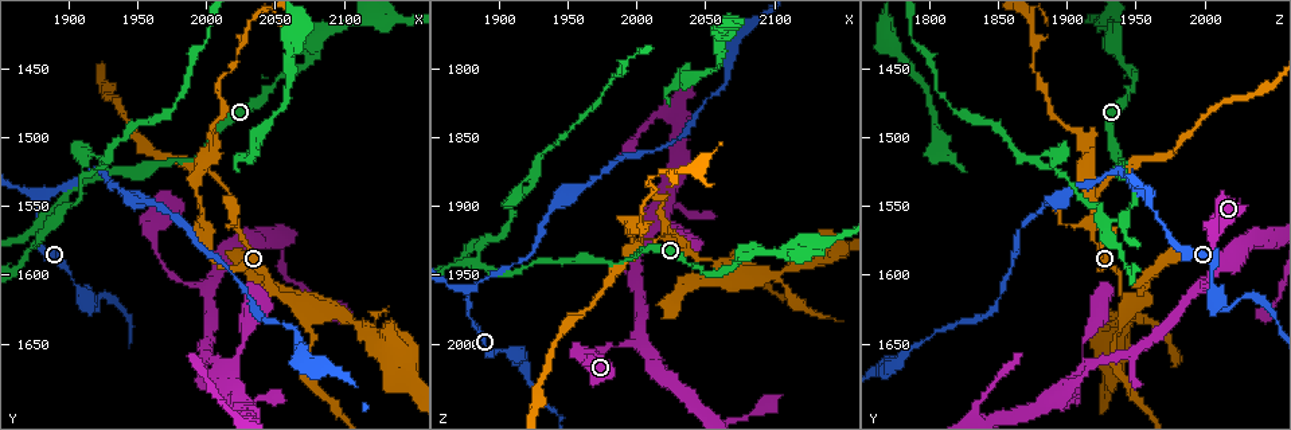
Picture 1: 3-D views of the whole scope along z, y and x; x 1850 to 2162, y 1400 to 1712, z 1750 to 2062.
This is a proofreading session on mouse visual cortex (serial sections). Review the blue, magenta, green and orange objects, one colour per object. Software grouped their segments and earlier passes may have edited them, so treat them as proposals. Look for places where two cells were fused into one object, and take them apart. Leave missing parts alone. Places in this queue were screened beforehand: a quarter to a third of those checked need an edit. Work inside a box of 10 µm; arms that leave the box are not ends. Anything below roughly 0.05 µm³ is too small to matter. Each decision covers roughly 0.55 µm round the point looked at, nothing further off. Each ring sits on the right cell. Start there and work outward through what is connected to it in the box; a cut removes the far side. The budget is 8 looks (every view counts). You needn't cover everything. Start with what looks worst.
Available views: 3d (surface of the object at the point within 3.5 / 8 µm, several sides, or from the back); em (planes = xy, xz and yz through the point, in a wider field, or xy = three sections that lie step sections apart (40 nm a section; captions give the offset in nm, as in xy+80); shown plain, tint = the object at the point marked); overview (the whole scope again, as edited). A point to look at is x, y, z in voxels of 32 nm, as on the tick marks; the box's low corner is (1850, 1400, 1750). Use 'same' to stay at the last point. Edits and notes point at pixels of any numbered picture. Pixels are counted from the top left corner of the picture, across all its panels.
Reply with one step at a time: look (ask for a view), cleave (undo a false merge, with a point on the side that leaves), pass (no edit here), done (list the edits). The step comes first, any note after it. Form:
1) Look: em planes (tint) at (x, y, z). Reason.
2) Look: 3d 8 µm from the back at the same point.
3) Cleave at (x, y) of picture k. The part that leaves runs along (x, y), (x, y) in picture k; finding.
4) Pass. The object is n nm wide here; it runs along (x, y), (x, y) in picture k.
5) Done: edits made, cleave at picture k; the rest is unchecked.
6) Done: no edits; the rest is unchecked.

Look: 3d 3.5 µm at (1888, 1562, 1928). Arms run side by side.

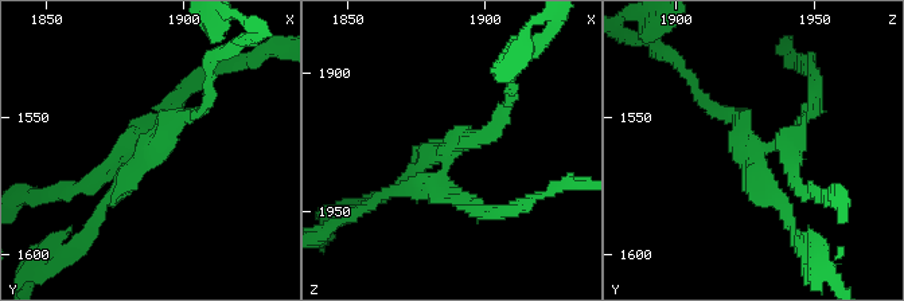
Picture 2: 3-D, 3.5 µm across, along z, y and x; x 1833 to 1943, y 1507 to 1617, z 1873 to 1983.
Look: em planes (tint) at (1887, 1562, 1928). 4 arms meet here; the arms are 150, 150, 200, 200 nm wide.

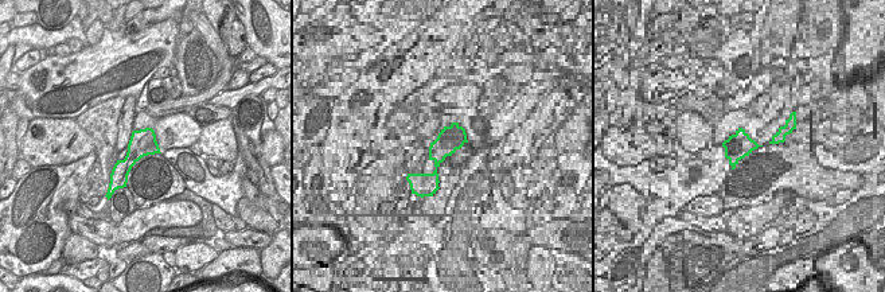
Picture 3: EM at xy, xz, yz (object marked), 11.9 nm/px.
Cleave at (170, 129) of picture 2. A second cell is stuck on.

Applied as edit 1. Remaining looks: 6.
Look: overview. Redraw.

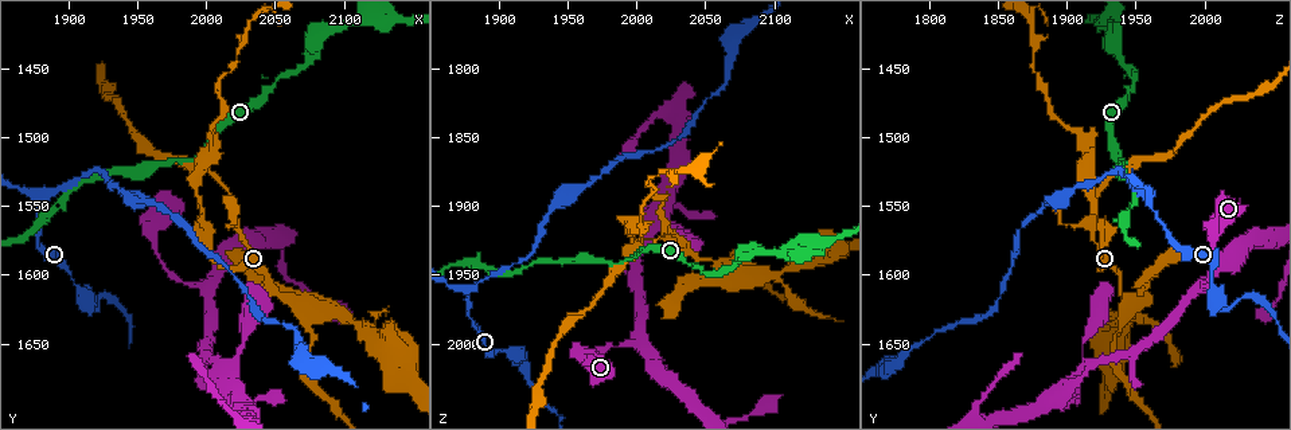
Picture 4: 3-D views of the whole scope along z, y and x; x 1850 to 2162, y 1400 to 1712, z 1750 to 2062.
Look: 3d 3.5 µm at (2066, 1620, 1948). Arms run side by side.

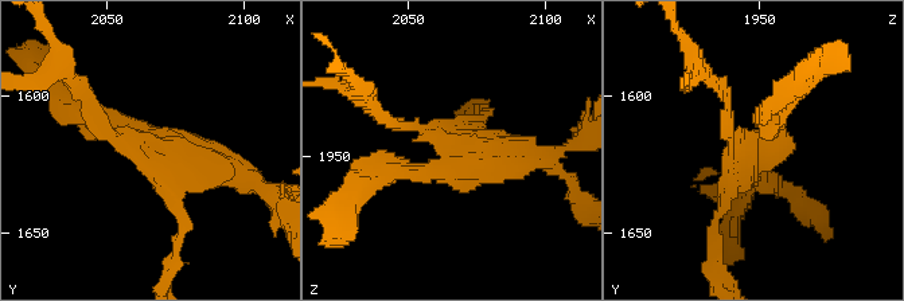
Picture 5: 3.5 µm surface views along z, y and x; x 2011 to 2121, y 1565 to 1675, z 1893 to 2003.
Look: em xy step 3 (tint) at (2065, 1621, 1947). Need the tissue.

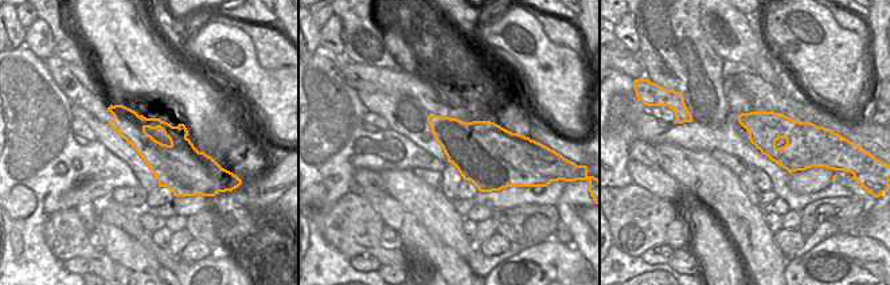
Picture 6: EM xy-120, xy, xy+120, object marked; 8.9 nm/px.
Pass. The object is 500 nm wide here; it runs along (86, 104), (160, 161), (230, 169) in picture 5; all the same cell.

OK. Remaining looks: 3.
Look: 3d 8 µm at (1998, 1608, 2002). Three arms meet.

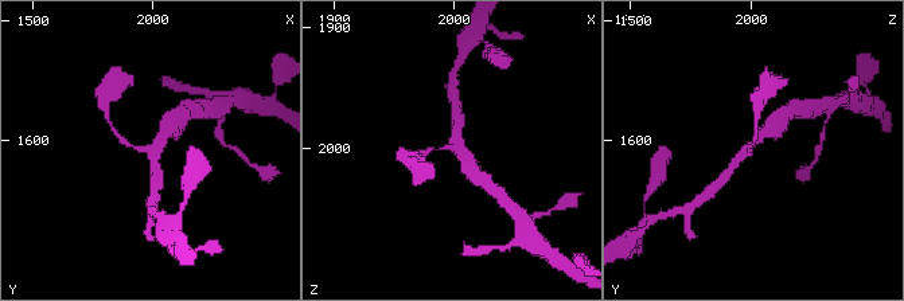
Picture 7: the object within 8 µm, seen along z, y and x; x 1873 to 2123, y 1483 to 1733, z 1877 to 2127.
Look: 3d 3.5 µm at the same point. Zoom in.

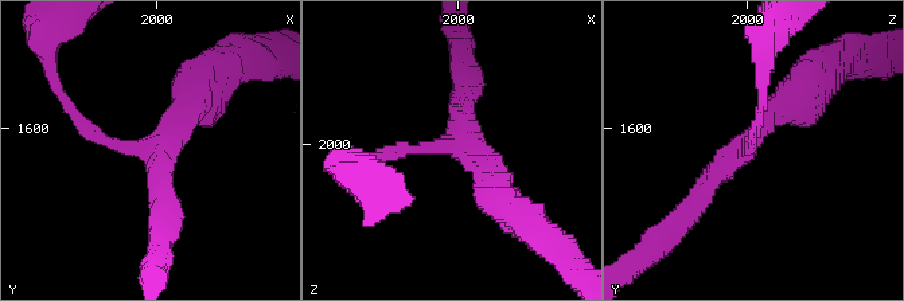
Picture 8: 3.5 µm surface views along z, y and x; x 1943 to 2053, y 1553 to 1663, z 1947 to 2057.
Look: em xy step 3 (tint) at (1997, 1608, 2001). Shape alone is not enough.

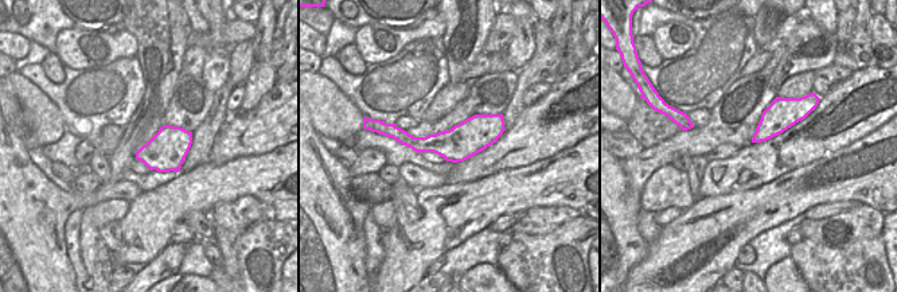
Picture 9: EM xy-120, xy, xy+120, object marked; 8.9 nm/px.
Pass. 3 arms meet here; the arms are 150, 250, 300 nm wide; it runs along (500, 123), (460, 143), (393, 133) in picture 9; all the same cell.

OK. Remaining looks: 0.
Done: edits made, cleave at picture 2; the rest is unchecked.

